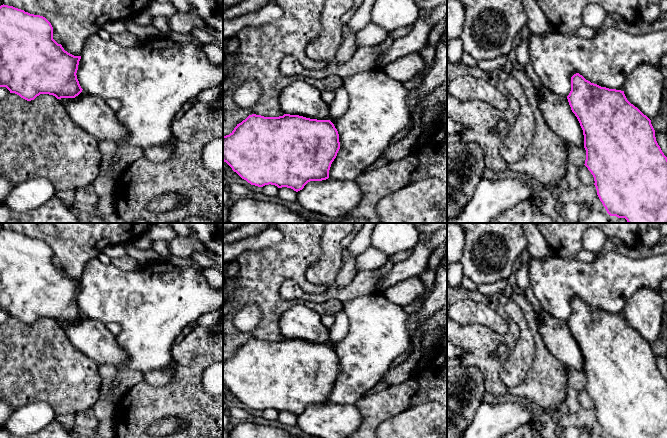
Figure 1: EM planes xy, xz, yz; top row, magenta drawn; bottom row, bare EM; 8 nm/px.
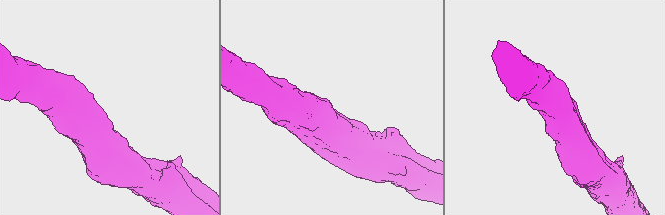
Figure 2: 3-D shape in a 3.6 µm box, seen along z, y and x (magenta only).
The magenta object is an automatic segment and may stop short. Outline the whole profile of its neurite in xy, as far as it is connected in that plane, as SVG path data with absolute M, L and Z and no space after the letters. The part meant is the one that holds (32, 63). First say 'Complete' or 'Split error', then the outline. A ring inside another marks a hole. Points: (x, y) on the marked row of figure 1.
Complete. M0 6L0 87L6 87L10 93L31 101L40 94L49 94L57 99L75 98L82 92L77 79L77 70L81 56L74 56L64 50L53 39L53 27L43 16L30 14L13 6Z

